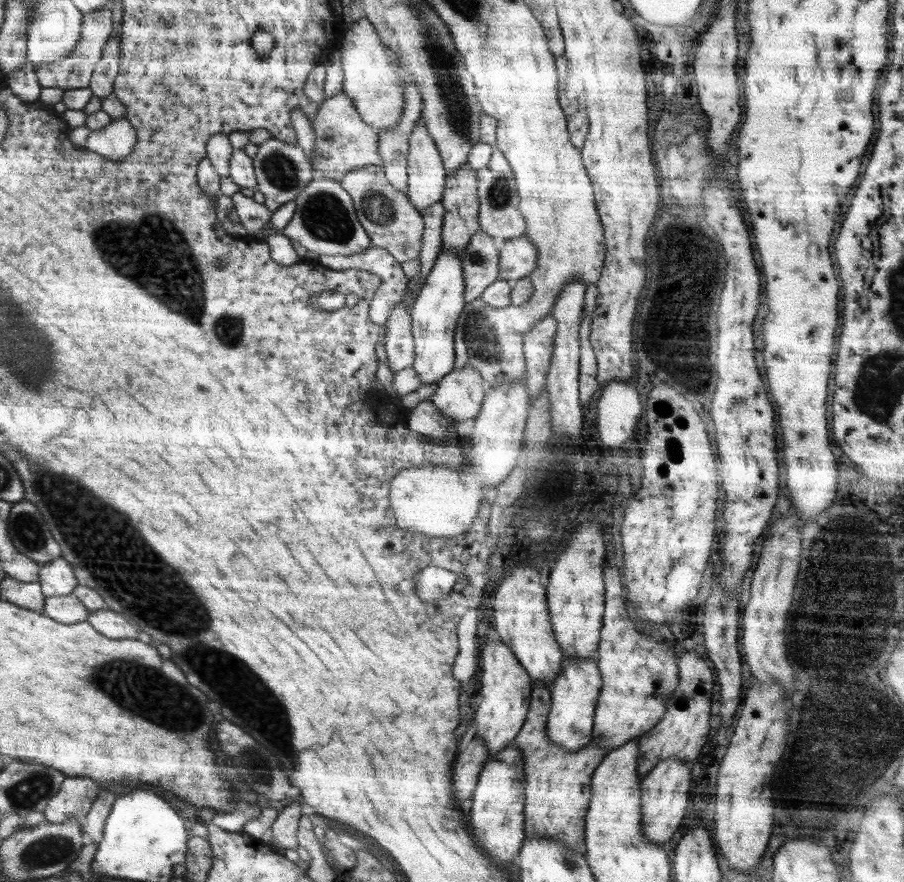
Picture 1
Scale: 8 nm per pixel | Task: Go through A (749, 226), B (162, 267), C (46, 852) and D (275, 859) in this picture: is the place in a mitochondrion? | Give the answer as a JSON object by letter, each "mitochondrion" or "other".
{"A":"other","B":"mitochondrion","C":"mitochondrion","D":"other"}

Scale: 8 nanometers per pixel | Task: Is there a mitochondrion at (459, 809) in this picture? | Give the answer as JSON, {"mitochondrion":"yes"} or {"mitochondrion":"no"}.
{"mitochondrion":"no"}

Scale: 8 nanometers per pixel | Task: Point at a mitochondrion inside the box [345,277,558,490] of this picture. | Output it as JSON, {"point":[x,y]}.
{"point":[480,334]}

